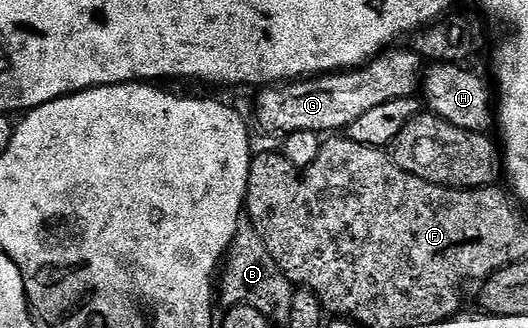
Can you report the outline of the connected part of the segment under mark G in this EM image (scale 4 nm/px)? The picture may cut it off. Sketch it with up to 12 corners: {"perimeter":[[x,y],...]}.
{"perimeter":[[387,48],[364,66],[257,91],[267,135],[345,131],[413,98],[424,60]]}

